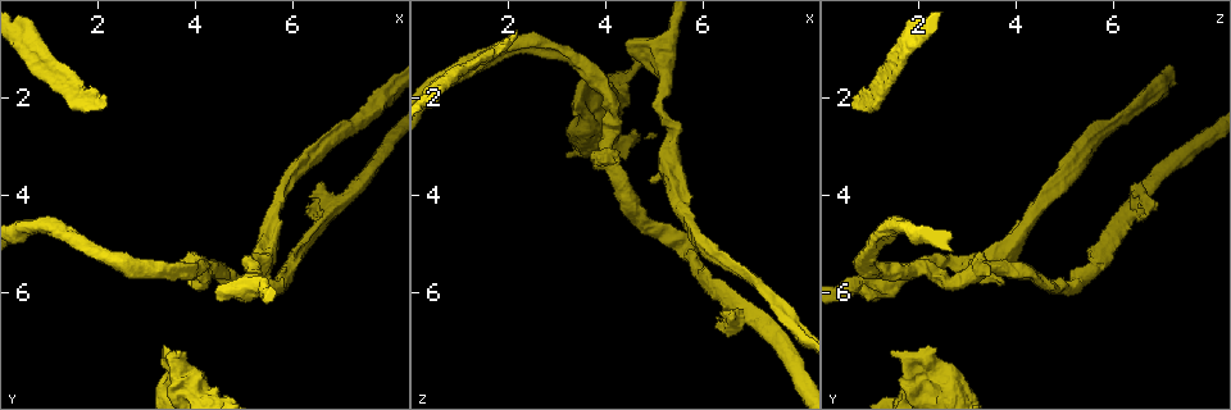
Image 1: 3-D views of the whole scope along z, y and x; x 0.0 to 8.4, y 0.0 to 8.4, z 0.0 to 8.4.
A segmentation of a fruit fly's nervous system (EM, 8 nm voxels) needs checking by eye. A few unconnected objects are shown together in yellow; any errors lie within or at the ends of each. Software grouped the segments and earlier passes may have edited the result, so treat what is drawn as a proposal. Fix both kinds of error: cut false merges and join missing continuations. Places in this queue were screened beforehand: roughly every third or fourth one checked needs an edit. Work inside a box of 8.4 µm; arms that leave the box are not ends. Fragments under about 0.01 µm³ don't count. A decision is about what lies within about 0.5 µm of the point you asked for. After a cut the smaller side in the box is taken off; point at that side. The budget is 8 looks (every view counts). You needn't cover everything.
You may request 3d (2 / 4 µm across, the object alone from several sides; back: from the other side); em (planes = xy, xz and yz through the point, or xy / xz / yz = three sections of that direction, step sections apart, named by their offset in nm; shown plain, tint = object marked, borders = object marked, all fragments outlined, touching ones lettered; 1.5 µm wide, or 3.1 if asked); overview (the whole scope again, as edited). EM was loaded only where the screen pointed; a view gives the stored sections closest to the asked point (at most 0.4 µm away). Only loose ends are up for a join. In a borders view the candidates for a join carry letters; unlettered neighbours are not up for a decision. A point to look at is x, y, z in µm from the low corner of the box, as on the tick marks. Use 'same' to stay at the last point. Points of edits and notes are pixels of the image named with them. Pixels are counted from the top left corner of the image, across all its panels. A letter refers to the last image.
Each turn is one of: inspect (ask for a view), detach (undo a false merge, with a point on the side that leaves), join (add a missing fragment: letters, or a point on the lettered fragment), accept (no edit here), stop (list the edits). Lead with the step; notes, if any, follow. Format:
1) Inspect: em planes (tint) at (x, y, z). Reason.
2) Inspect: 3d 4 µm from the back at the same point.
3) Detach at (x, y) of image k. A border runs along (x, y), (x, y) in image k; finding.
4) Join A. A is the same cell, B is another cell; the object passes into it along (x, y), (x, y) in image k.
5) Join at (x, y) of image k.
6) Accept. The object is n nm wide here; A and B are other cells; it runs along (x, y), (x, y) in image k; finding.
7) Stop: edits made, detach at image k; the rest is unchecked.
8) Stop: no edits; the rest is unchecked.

Inspect: 3d 4 µm from the back at (6.80, 4.30, 6.35). Branch point.

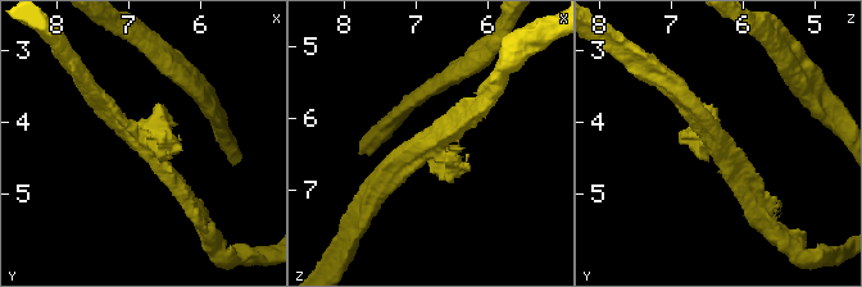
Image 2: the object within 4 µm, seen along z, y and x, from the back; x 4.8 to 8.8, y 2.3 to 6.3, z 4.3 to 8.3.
Inspect: em planes (borders) at (6.80, 4.30, 6.35).

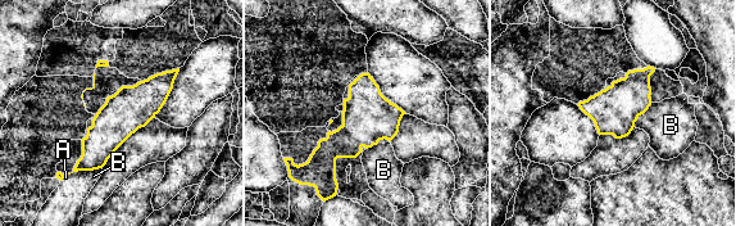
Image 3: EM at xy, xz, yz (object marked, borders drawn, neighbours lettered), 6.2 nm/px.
Accept. The longest contact is with B, 220 nm; A and B are other cells; a border runs along (101, 167), (73, 171), (67, 175) in image 3; all the same cell.

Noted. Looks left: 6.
Inspect: em planes (borders) at (4.40, 6.10, 1.00). Branch stops here.

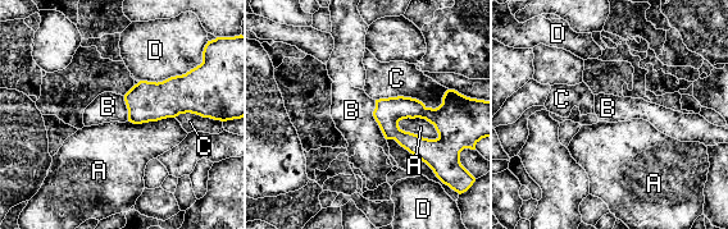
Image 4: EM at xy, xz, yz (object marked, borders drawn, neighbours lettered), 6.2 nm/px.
Accept. The longest contact is with C, 460 nm; A, B, C and D are other cells; a border runs along (374, 100), (373, 118), (386, 140) in image 4; no lettered fragment goes on from it.

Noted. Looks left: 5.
Inspect: em planes (plain) at (2.10, 2.20, 0.65). Branch stops here.

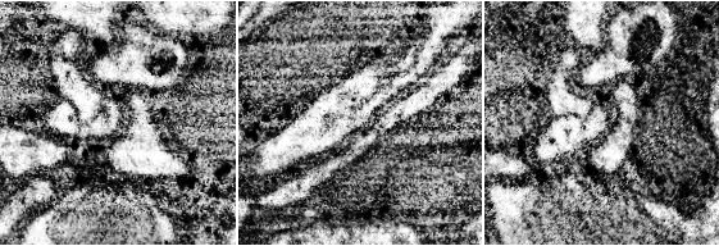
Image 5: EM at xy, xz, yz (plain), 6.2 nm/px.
Inspect: em planes (tint) at the same point.

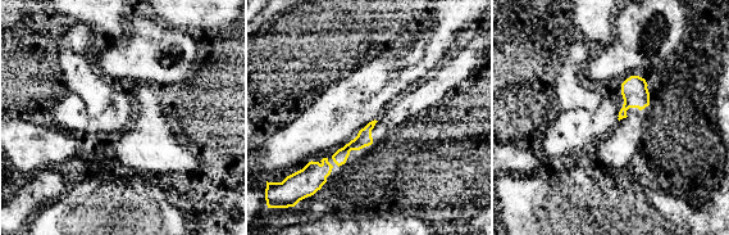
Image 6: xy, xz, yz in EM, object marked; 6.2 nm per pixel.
Inspect: em planes (borders) at the same point. What lies round it.

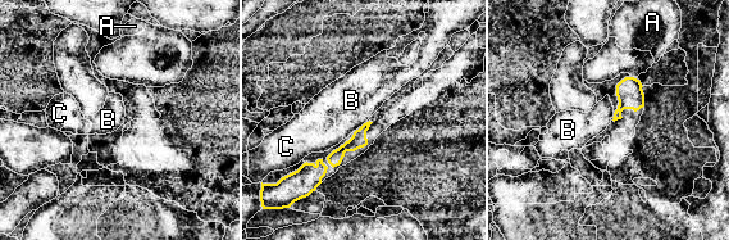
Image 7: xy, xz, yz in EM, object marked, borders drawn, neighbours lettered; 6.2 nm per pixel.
Accept. A, B and C are other cells; a border runs along (367, 121), (360, 127) in image 7; no lettered fragment goes on from it.

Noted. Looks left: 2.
Stop: no edits; the rest is unchecked.

